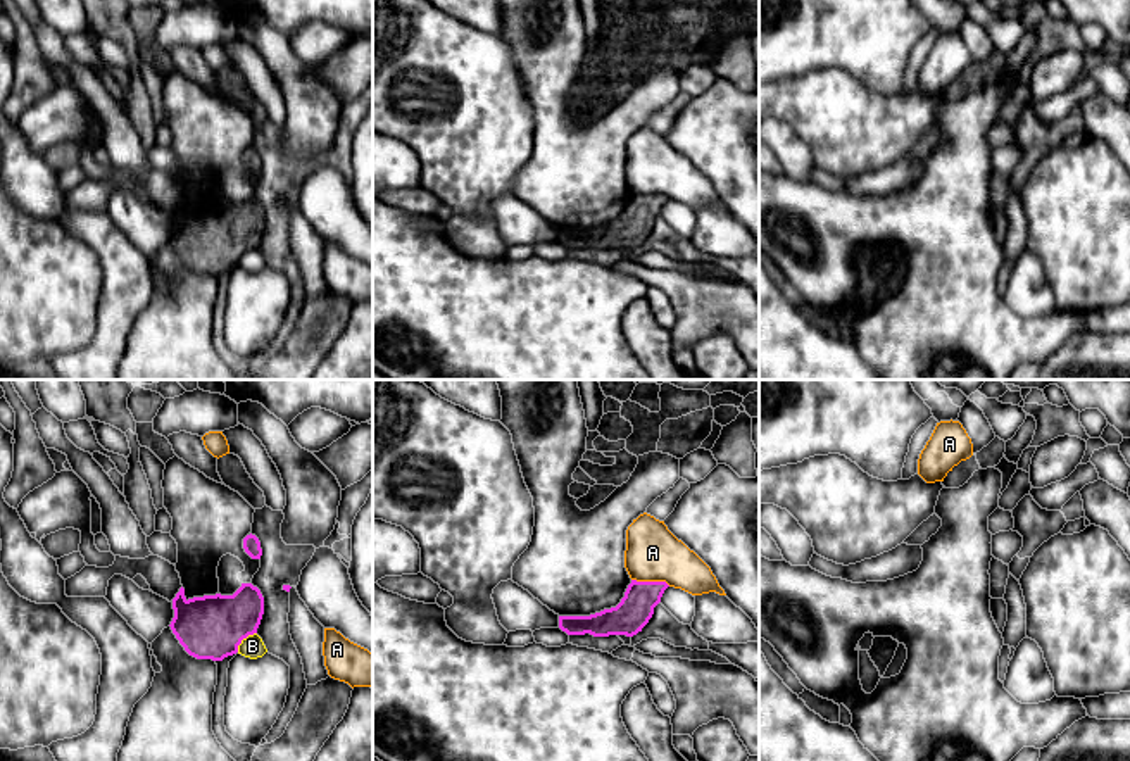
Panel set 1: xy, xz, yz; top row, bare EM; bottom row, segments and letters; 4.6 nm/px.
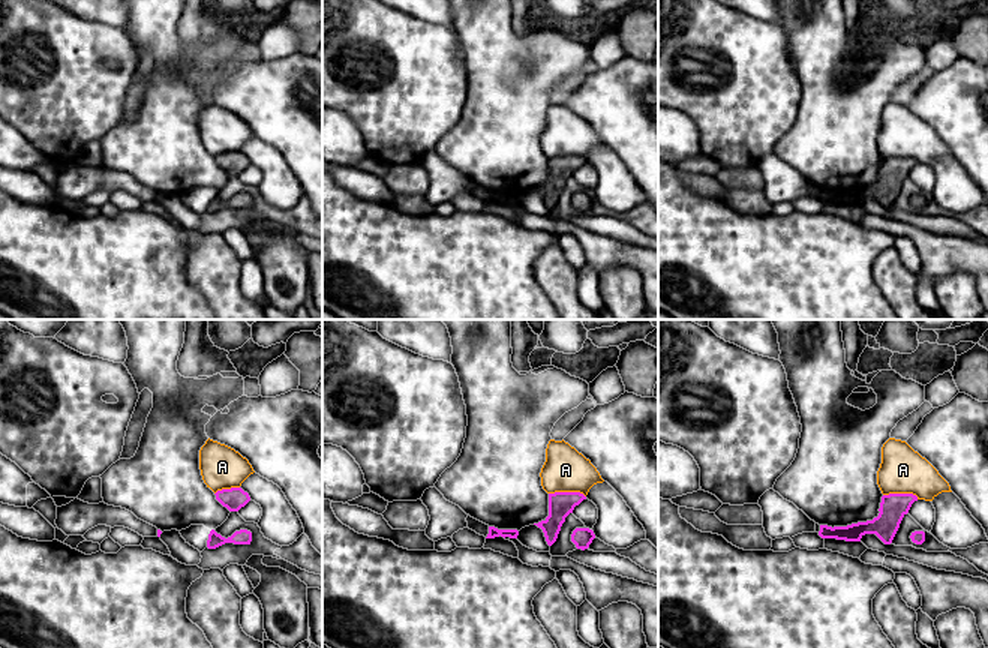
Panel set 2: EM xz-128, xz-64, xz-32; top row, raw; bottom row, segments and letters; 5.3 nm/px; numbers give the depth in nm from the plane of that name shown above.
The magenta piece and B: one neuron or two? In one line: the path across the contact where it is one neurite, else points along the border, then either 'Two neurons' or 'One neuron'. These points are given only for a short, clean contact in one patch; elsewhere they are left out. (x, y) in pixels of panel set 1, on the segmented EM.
Two neurons

